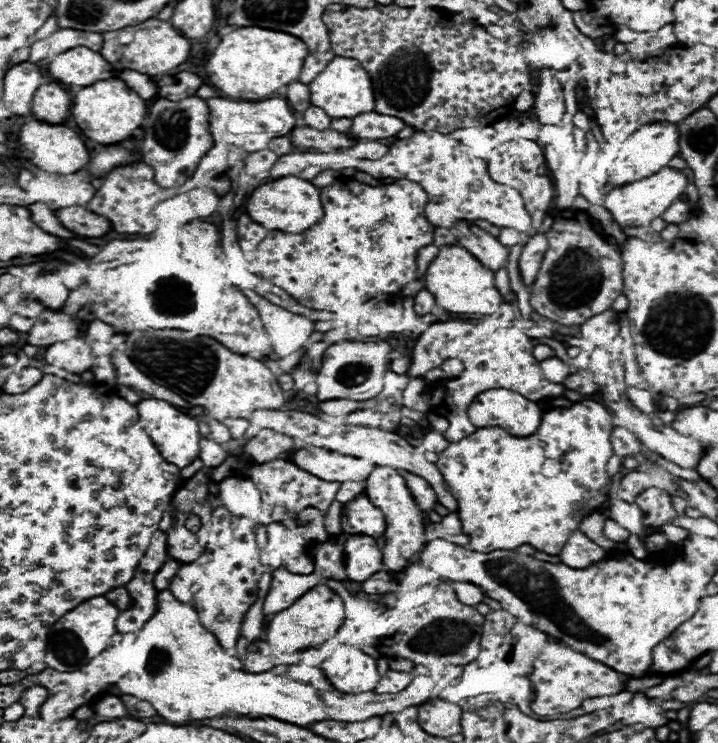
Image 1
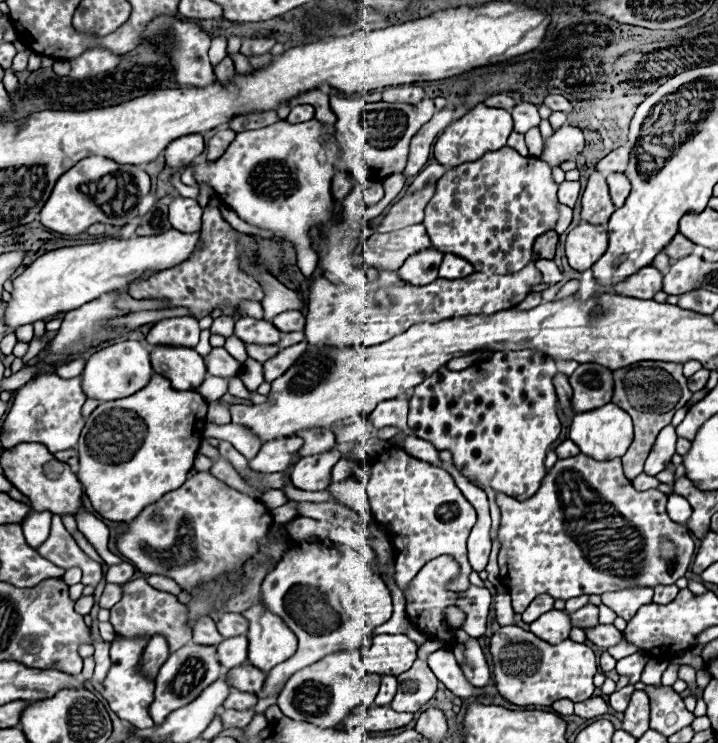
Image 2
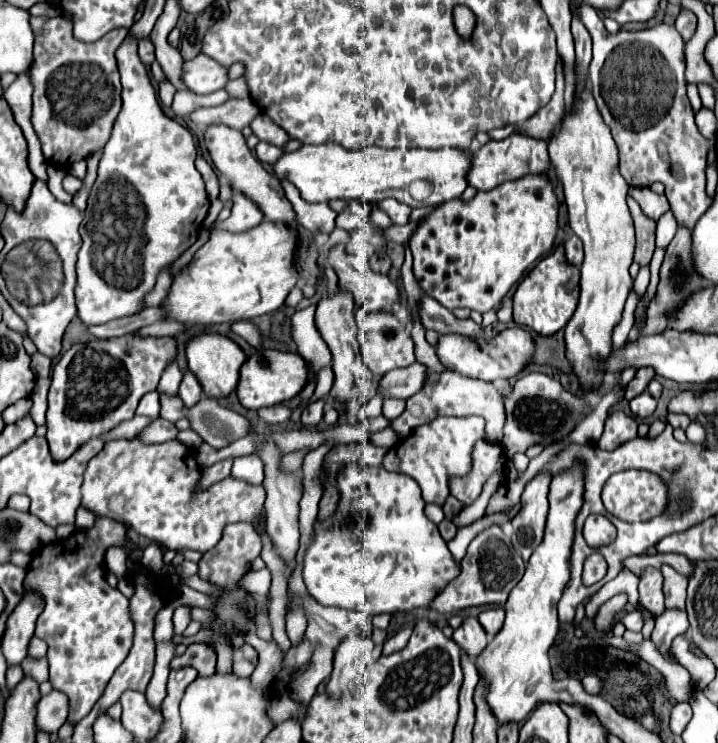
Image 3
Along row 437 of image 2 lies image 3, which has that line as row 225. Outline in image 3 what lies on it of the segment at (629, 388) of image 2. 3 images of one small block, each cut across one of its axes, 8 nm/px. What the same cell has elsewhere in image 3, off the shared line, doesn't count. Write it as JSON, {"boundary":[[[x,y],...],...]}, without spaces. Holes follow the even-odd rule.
{"boundary":[[[628,196],[628,208],[634,218],[634,228],[636,228],[636,254],[634,260],[642,266],[648,266],[654,254],[654,240],[656,240],[656,222],[650,220],[648,216],[642,214],[640,206],[634,202],[634,198]]]}

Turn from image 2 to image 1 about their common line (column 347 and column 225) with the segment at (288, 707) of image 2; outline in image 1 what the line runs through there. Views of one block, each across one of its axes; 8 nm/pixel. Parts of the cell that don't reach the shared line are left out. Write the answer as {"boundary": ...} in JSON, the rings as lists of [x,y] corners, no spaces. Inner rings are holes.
{"boundary":[[[170,590],[158,592],[156,614],[136,632],[126,660],[134,670],[118,682],[120,692],[150,702],[170,724],[224,718],[228,714],[276,718],[298,726],[310,726],[322,720],[362,722],[372,716],[396,714],[408,706],[420,706],[432,698],[436,686],[430,676],[414,676],[414,680],[394,696],[378,696],[374,692],[342,694],[332,688],[324,672],[316,666],[288,664],[274,666],[260,674],[244,672],[240,658],[226,654],[212,632],[200,624],[194,606],[182,604]]]}

